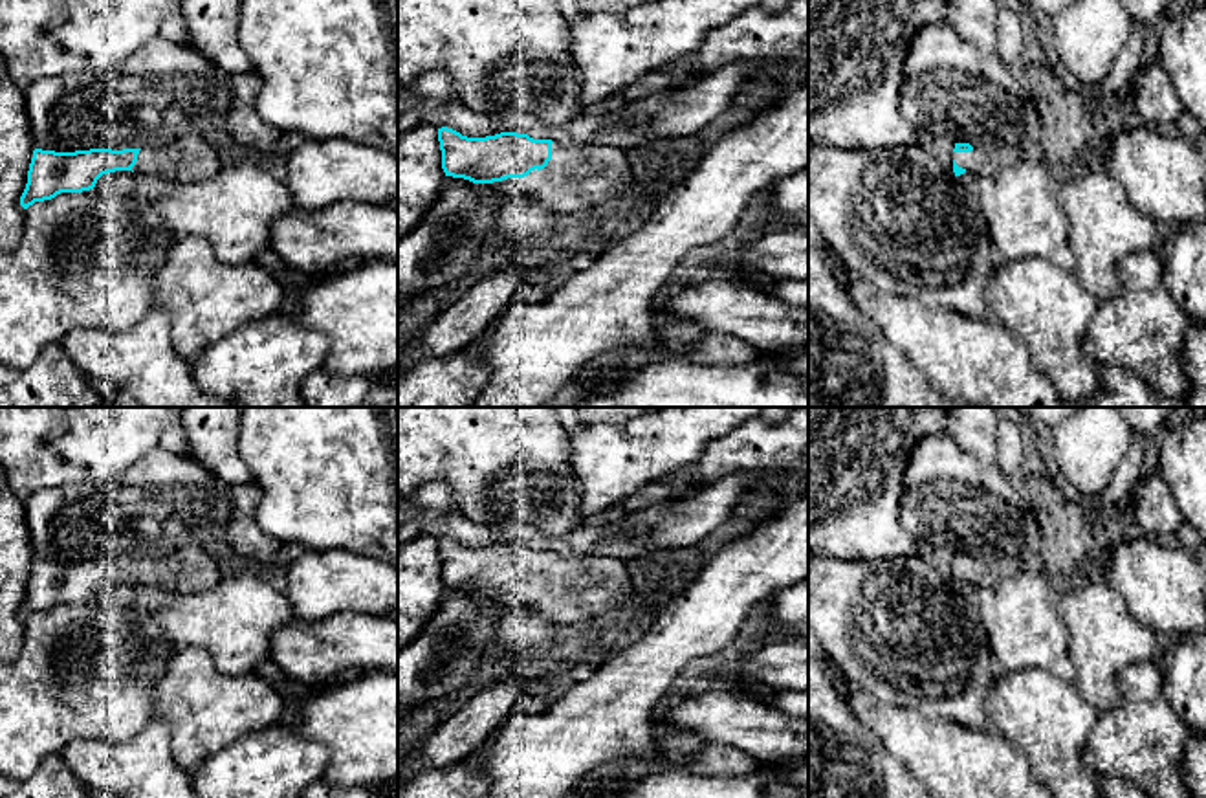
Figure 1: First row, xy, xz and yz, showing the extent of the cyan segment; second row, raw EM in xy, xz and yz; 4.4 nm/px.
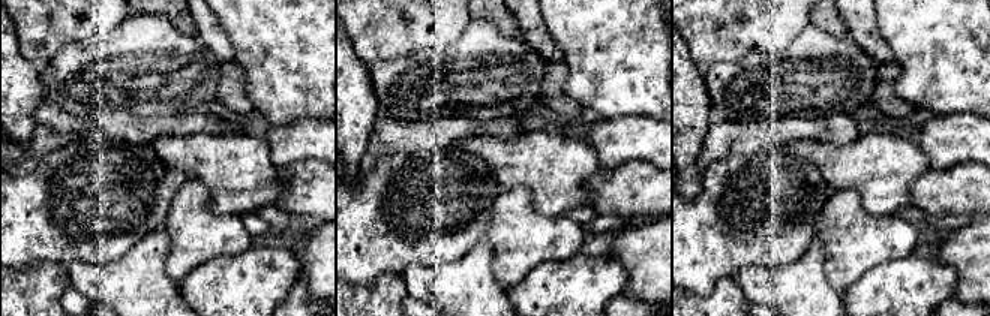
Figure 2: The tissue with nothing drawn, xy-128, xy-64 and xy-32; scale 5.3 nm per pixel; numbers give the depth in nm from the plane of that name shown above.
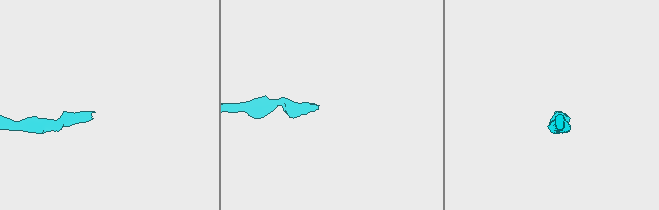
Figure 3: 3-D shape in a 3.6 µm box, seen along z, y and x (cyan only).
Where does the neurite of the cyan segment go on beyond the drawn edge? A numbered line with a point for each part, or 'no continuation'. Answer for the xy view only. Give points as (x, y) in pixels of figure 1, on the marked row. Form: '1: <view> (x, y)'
1: xy (189, 158)

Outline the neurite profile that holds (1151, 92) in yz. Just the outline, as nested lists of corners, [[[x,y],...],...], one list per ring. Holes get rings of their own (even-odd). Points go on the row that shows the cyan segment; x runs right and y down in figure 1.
[[[1160,61],[1140,66],[1127,84],[1127,94],[1144,127],[1169,132],[1186,112]]]

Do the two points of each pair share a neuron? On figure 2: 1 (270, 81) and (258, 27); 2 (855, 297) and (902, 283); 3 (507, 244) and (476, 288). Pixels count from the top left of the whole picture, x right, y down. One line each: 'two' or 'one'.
1: one
2: one
3: two

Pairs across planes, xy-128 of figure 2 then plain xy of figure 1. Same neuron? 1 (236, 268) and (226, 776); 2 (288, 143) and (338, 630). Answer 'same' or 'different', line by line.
1: same
2: different

